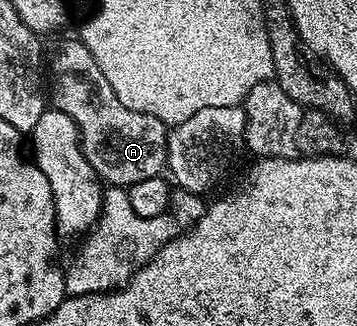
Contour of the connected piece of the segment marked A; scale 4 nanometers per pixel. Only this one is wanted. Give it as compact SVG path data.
M75 38L65 43L52 58L50 55L47 68L50 72L47 80L50 105L73 118L79 130L79 145L85 154L85 160L93 167L102 183L110 187L128 188L137 182L160 175L166 169L168 125L151 114L129 110L120 102L101 66L97 65L97 60L80 39Z

